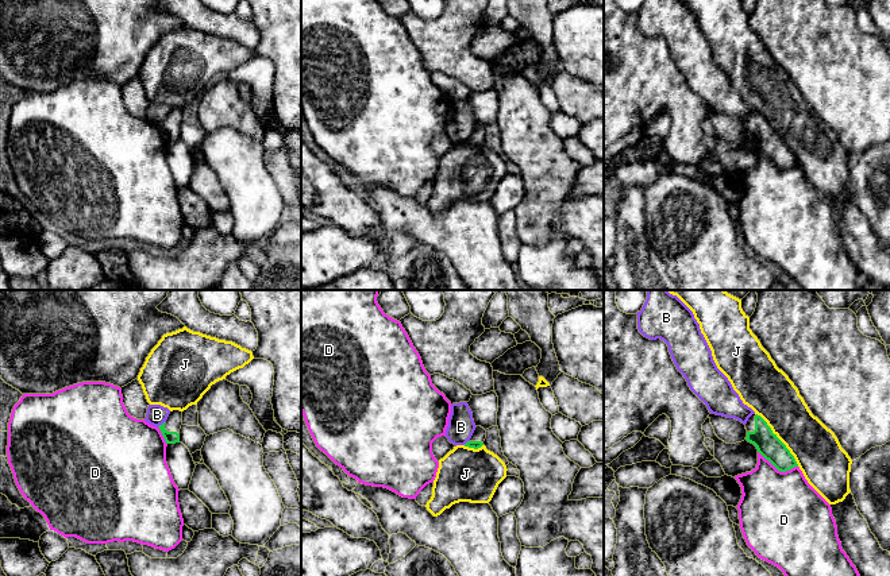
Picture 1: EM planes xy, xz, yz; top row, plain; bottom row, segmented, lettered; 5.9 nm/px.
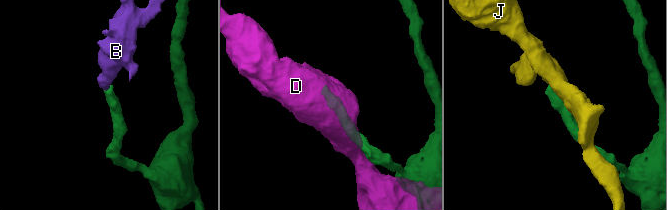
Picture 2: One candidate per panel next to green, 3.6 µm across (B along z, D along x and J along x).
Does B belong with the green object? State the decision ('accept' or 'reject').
reject

